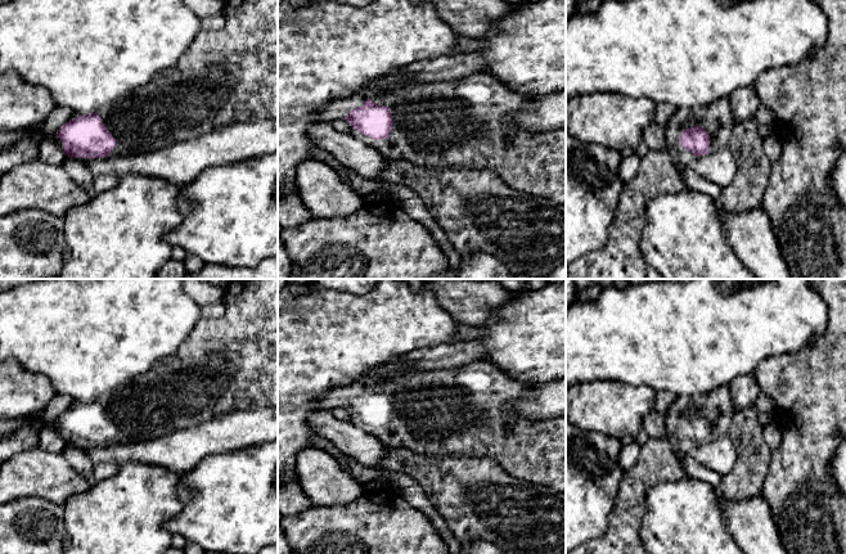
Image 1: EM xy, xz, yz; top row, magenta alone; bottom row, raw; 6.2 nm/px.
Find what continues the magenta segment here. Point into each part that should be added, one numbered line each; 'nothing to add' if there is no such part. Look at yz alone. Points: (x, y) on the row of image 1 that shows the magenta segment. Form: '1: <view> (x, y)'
1: yz (716, 118)

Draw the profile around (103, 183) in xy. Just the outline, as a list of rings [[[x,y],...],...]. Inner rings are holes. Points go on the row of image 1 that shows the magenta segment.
[[[113,174],[96,175],[94,179],[94,194],[113,189],[118,184],[118,181],[118,176]]]

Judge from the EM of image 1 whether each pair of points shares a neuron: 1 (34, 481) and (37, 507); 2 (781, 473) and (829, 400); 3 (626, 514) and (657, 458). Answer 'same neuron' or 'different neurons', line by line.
1: different neurons
2: same neuron
3: same neuron

